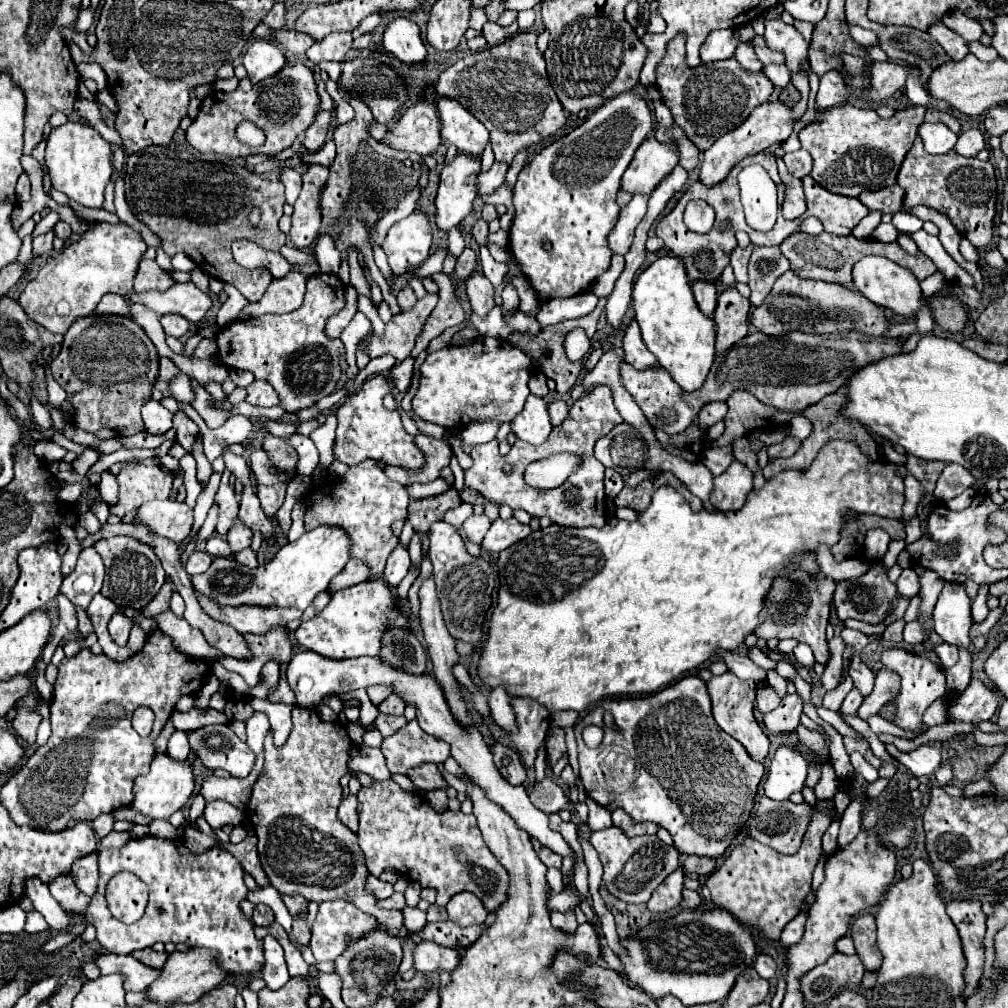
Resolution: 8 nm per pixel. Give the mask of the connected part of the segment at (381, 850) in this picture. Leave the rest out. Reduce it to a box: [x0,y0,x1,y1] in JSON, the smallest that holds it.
[358,782,508,912]

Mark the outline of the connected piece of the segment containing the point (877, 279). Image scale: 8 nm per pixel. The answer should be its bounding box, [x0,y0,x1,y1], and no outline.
[852,256,924,314]

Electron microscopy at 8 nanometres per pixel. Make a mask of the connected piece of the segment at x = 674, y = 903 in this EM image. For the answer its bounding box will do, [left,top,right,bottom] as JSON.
[648,866,684,914]

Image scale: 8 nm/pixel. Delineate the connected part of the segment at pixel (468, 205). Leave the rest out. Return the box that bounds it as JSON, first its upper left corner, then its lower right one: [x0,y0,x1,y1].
[436,154,480,232]

